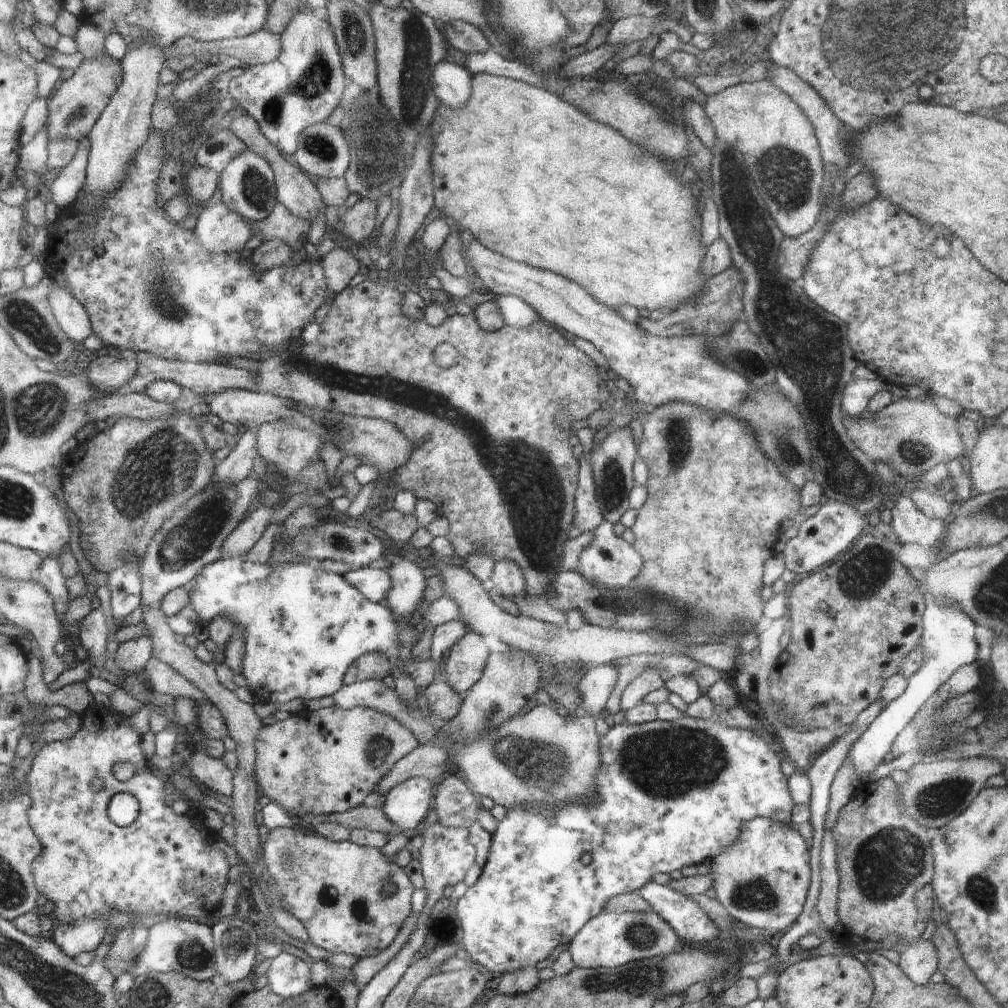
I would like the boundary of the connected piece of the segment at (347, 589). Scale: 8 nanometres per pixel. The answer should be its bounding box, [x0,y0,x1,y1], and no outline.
[188,556,422,708]

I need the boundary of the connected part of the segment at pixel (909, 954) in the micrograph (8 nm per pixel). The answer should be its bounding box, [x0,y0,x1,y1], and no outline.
[898,937,939,984]

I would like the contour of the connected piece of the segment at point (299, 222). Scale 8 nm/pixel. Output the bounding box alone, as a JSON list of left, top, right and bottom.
[251,202,310,249]

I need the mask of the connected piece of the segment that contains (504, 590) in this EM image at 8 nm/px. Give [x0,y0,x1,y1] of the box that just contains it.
[493,560,526,597]

